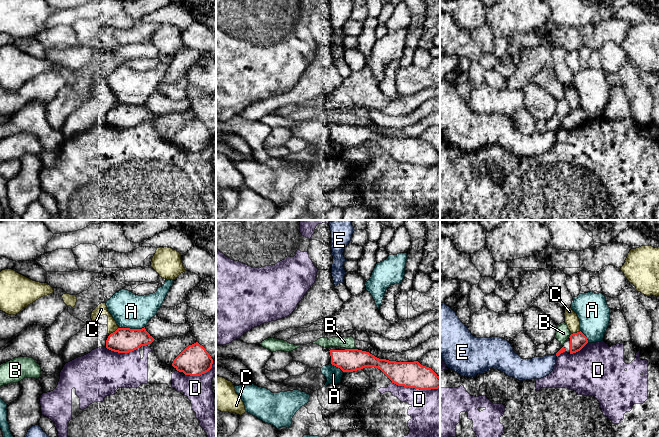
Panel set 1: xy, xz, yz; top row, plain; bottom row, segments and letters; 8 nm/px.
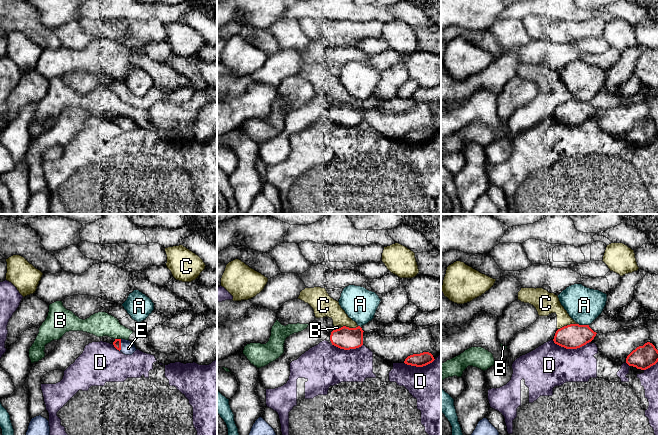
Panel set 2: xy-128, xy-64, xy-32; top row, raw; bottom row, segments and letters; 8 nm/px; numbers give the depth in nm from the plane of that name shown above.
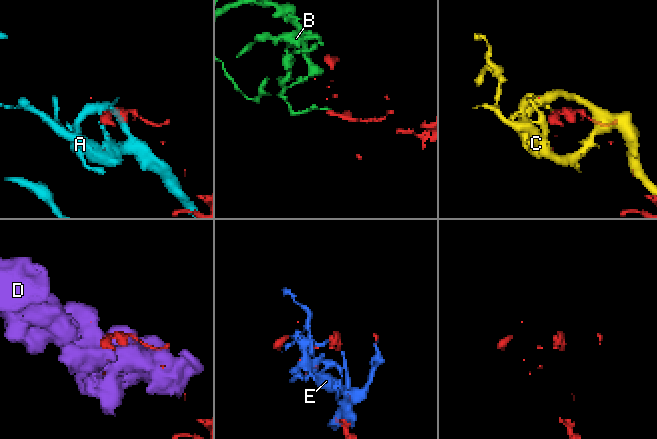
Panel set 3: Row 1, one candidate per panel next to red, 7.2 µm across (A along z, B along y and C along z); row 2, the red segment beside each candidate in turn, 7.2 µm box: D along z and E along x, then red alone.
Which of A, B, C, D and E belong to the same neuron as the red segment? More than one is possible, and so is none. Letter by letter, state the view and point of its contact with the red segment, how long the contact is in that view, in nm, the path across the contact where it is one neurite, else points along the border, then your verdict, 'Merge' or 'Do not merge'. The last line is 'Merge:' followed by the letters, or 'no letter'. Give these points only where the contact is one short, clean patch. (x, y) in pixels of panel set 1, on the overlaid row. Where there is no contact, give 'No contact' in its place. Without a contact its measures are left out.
A: Touches red at xy (131, 329). Shared border 200 nm. Do not merge
B: Touches red at xz (351, 349). Shared border 90 nm. Boundary: xz (346, 348), (356, 349). Do not merge
C: Touches red at xy (113, 332). Shared border 100 nm. Do not merge
D: Touches red at xz (416, 388). Shared border 380 nm. Do not merge
E: Touches red at yz (556, 355). Shared border 30 nm. Merge
Merge: E

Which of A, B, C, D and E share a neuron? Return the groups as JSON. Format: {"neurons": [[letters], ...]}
{"neurons": [["A"], ["B"], ["C"], ["D"], ["E"]]}

